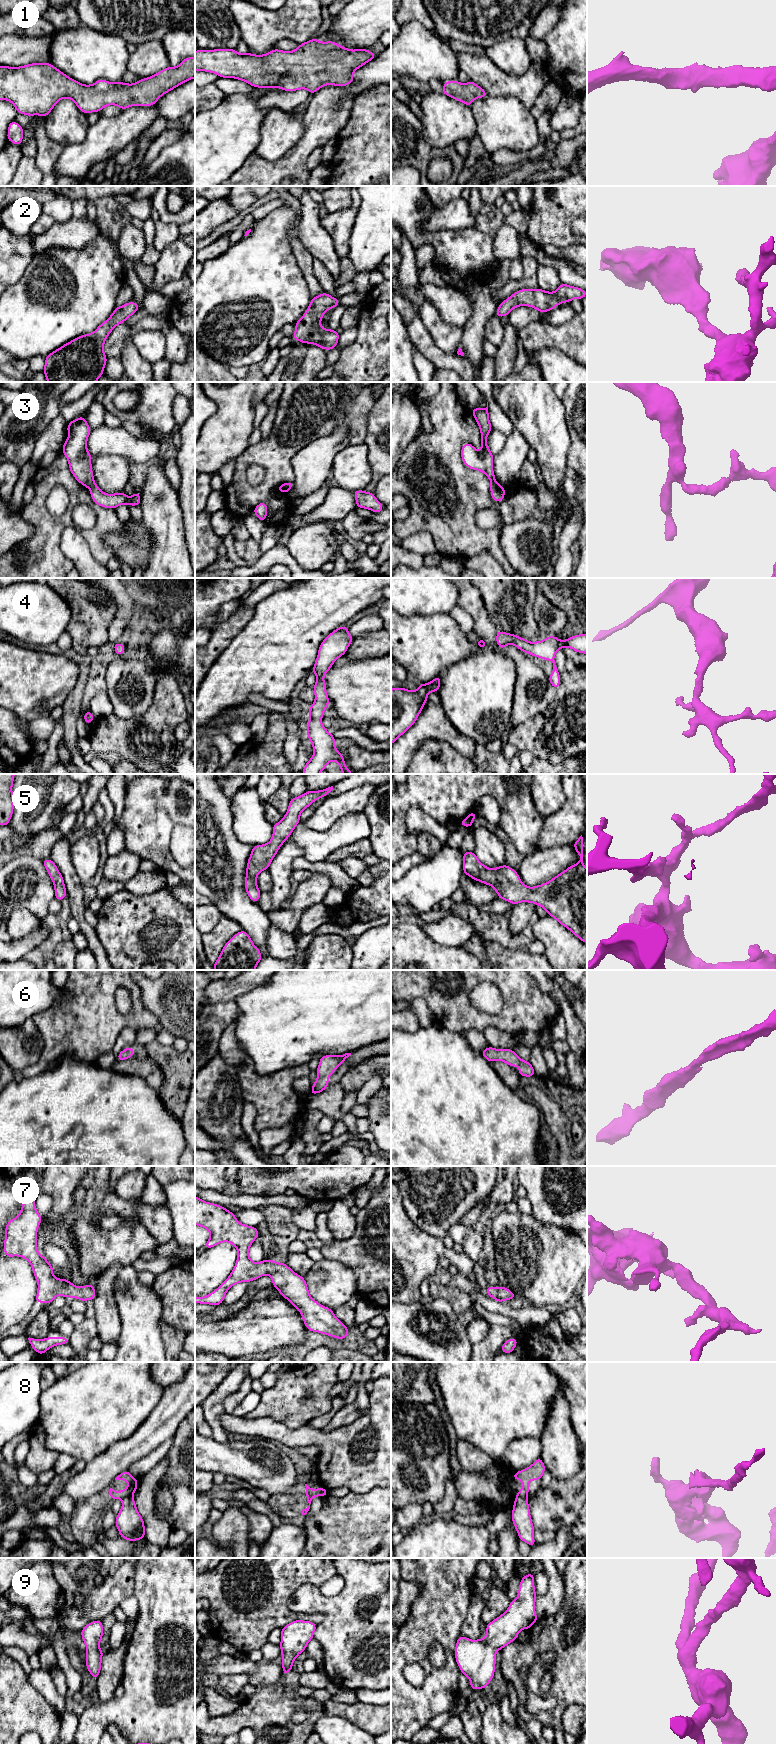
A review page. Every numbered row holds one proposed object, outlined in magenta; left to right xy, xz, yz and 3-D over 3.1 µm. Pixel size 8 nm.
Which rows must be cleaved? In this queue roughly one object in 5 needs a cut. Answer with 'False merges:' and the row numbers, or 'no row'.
False merges: 3, 8

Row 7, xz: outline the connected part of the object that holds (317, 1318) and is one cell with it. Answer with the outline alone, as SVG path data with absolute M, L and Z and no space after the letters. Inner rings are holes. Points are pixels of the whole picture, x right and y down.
M195 1196L195 1225L210 1232L210 1238L203 1246L212 1248L219 1243L233 1244L238 1256L228 1278L213 1292L203 1297L195 1297L195 1303L217 1306L222 1304L227 1291L235 1284L251 1282L263 1275L270 1275L273 1286L302 1315L309 1331L325 1334L337 1339L345 1339L351 1332L333 1313L333 1310L316 1302L310 1295L305 1278L296 1274L286 1263L262 1260L254 1263L249 1257L249 1249L259 1236L256 1227L240 1223L235 1214L211 1202Z

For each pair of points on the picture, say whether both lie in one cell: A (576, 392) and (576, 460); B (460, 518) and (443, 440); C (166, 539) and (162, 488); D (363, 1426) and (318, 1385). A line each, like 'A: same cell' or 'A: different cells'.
A: same cell
B: same cell
C: same cell
D: different cells

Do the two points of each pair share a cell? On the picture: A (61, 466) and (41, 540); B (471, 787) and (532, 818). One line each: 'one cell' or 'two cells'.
A: one cell
B: one cell

